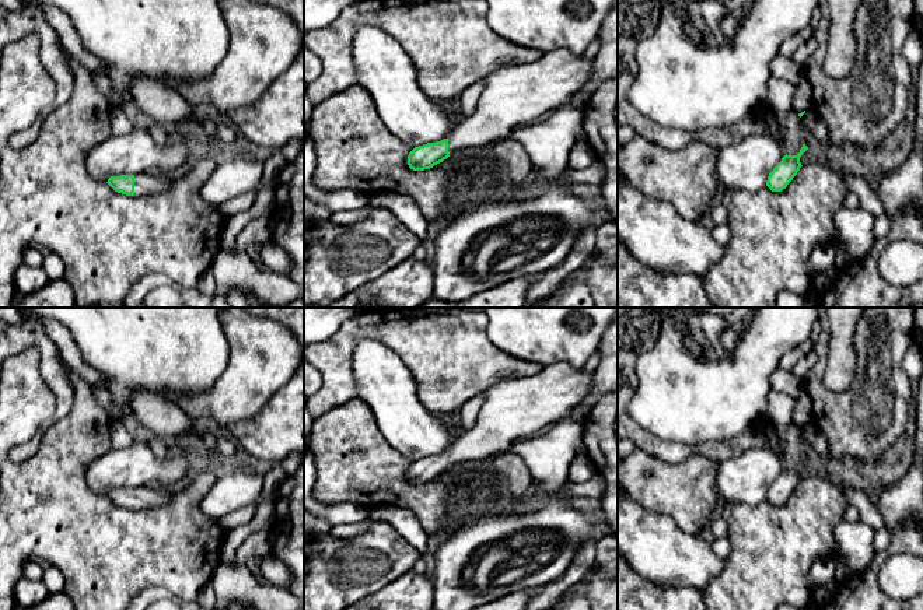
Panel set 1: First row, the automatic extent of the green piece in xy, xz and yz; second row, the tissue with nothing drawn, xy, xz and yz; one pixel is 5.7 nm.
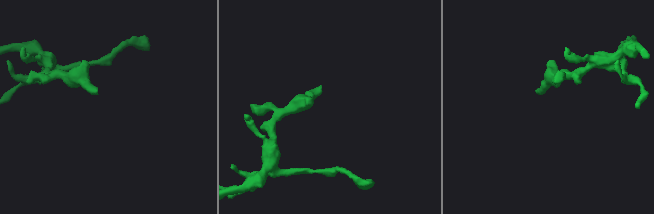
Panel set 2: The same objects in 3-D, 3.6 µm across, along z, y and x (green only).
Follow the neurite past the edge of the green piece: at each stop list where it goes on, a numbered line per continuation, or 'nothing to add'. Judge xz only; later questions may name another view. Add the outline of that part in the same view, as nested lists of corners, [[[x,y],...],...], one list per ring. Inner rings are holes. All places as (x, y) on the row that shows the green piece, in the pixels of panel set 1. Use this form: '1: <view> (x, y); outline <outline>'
1: xz (513, 95); outline [[[555,49],[532,62],[500,67],[483,78],[483,91],[471,116],[450,133],[450,155],[506,139],[518,126],[534,123],[562,108],[591,78],[594,62]]]

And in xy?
1: xy (153, 182); outline [[[157,172],[134,175],[134,196],[165,192],[171,187],[172,182],[172,176]]]

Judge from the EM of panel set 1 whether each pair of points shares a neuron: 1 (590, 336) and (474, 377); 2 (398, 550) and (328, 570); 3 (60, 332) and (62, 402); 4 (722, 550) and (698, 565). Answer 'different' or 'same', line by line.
1: different
2: same
3: different
4: different

